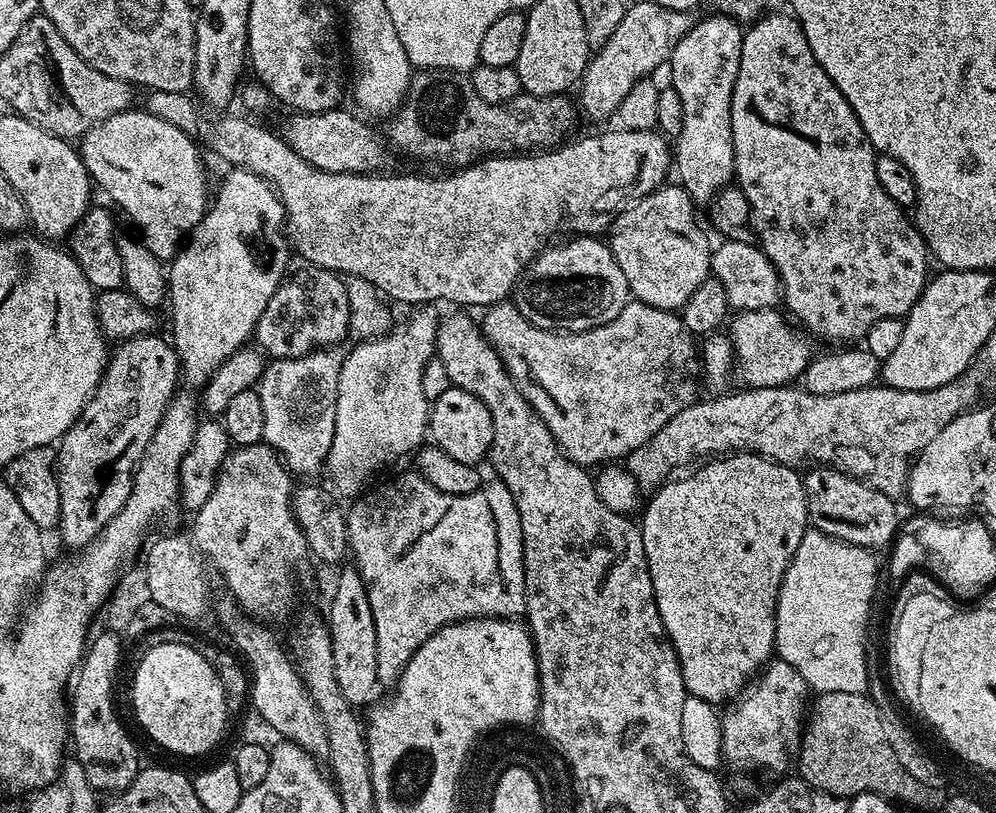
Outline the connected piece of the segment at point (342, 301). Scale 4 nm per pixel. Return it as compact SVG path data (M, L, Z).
M300 266L294 272L281 284L274 298L266 302L266 310L262 310L262 318L256 323L255 347L272 360L294 359L317 349L331 349L350 332L351 310L345 281L325 268Z

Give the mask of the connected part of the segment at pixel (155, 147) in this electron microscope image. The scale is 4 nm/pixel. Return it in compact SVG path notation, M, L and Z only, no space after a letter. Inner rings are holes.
M147 110L119 112L98 122L79 141L78 151L95 187L100 188L136 223L139 239L162 262L171 261L180 251L185 239L198 226L210 203L210 188L204 177L201 149L192 137L178 126L162 122Z

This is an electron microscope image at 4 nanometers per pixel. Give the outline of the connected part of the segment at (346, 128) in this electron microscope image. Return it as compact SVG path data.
M343 107L331 108L328 112L292 114L282 135L292 149L318 170L327 172L358 172L376 174L387 158L385 141L376 137L376 132L368 124L363 124L352 112L343 112Z

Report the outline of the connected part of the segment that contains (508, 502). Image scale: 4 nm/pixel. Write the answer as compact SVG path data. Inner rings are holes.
M409 470L401 476L394 477L393 480L386 481L385 484L377 483L371 490L365 491L351 501L352 509L349 507L346 512L348 547L351 559L356 559L354 567L360 573L366 588L366 598L370 600L370 614L374 614L374 634L378 642L376 679L381 685L395 685L400 679L402 670L410 662L410 658L414 658L418 646L422 646L422 642L426 642L426 638L433 636L442 626L459 620L473 620L479 616L503 616L505 618L524 616L524 547L522 546L522 526L518 518L518 506L510 490L501 480L493 479L491 483L481 483L480 488L470 494L455 496L438 490L430 482L426 482L419 472Z

